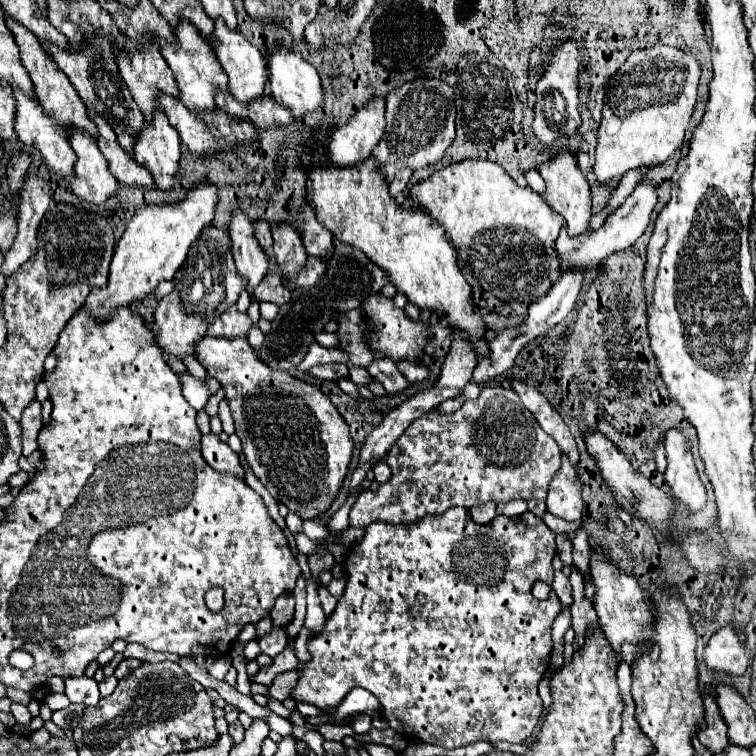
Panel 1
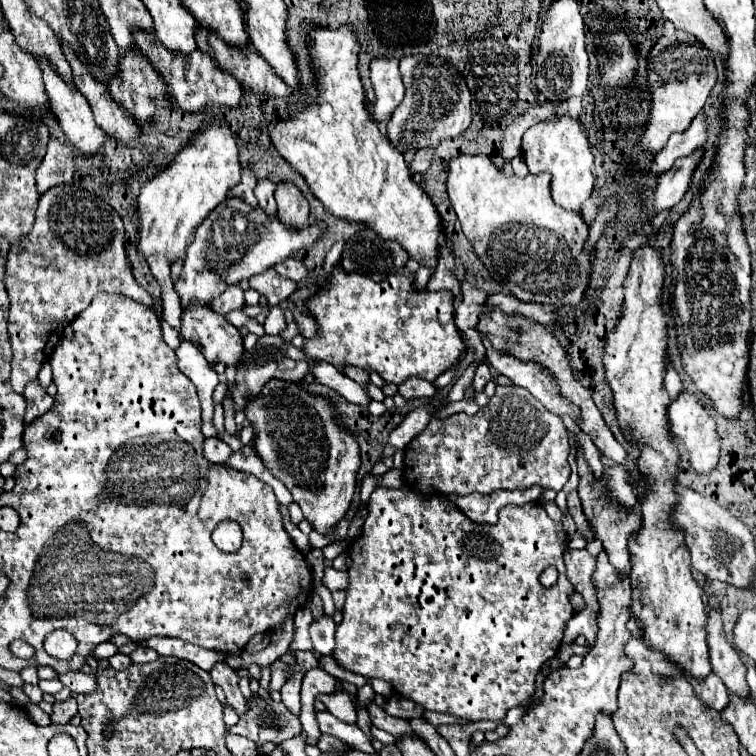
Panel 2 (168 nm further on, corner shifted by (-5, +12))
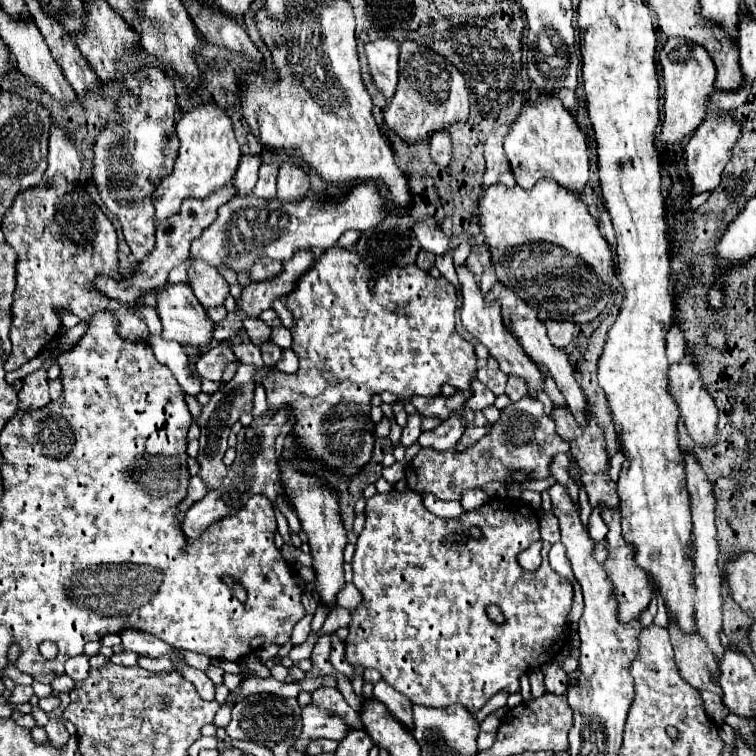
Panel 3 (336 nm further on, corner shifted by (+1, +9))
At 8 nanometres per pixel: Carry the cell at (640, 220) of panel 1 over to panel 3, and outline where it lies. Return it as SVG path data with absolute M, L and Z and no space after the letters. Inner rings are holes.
M716 113L710 115L708 119L704 119L704 123L696 129L696 133L690 137L684 155L686 155L686 169L690 173L692 179L692 193L704 193L704 191L712 191L720 185L722 179L722 171L726 167L726 163L732 157L732 149L736 147L738 139L740 139L740 123L730 115L730 113Z

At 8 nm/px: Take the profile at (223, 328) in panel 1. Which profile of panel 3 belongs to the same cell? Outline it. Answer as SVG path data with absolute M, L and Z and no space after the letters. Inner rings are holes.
M194 261L188 267L188 283L190 283L196 299L206 309L222 305L226 295L228 295L228 283L216 271L216 267L212 267L208 263Z

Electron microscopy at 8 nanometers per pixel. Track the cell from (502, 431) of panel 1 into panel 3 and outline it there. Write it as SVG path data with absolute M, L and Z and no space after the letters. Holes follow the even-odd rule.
M522 397L502 409L500 423L492 425L492 431L468 451L438 453L434 449L420 449L406 467L406 481L412 491L432 493L442 501L458 501L464 489L476 489L488 481L508 481L512 471L526 471L536 479L544 479L550 475L548 463L552 461L552 455L568 451L568 443L556 433L554 419L544 413L542 403L532 397Z

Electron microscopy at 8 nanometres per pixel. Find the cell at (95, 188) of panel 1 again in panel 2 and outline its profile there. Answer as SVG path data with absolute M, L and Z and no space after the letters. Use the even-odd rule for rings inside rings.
M46 60L42 62L42 72L44 72L44 84L46 84L46 92L50 92L50 100L54 100L54 114L66 134L66 138L70 140L70 144L84 156L94 156L98 152L98 148L106 142L106 134L94 124L92 112L90 112L90 104L84 100L84 96L74 88L74 86L66 86L66 82L54 72L54 68L50 68L50 64L46 64Z

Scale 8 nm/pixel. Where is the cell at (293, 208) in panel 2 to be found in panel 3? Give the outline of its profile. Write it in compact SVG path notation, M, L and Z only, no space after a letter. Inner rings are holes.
M286 161L280 165L280 173L278 173L278 197L280 197L280 201L300 199L308 193L308 189L310 189L310 179L296 163Z

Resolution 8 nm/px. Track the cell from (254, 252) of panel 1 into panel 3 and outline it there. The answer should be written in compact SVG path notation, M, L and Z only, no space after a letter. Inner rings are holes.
M242 155L242 161L238 165L238 171L234 175L234 187L238 189L240 195L250 195L252 187L258 181L258 167L260 159L252 155Z

